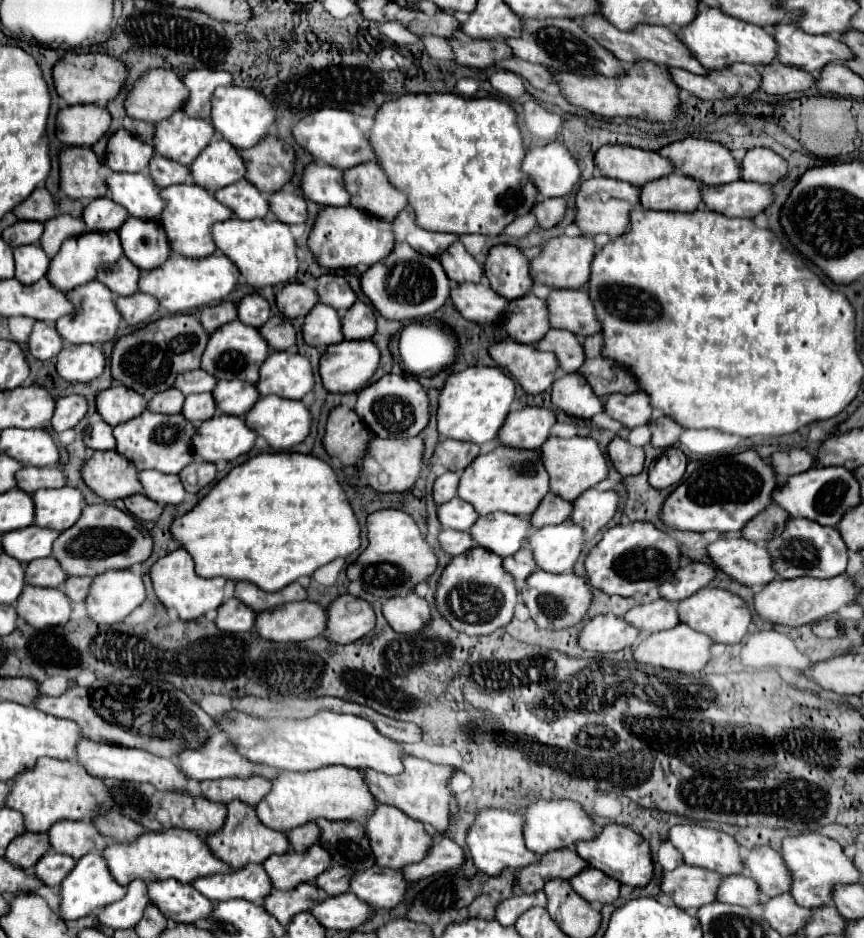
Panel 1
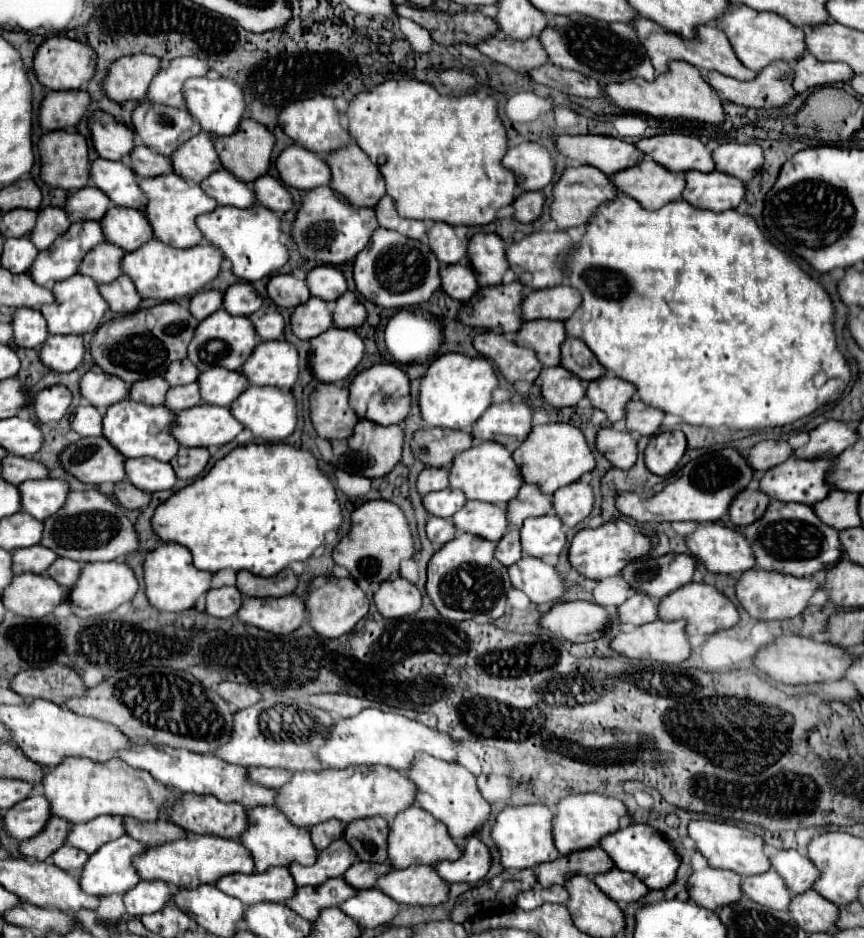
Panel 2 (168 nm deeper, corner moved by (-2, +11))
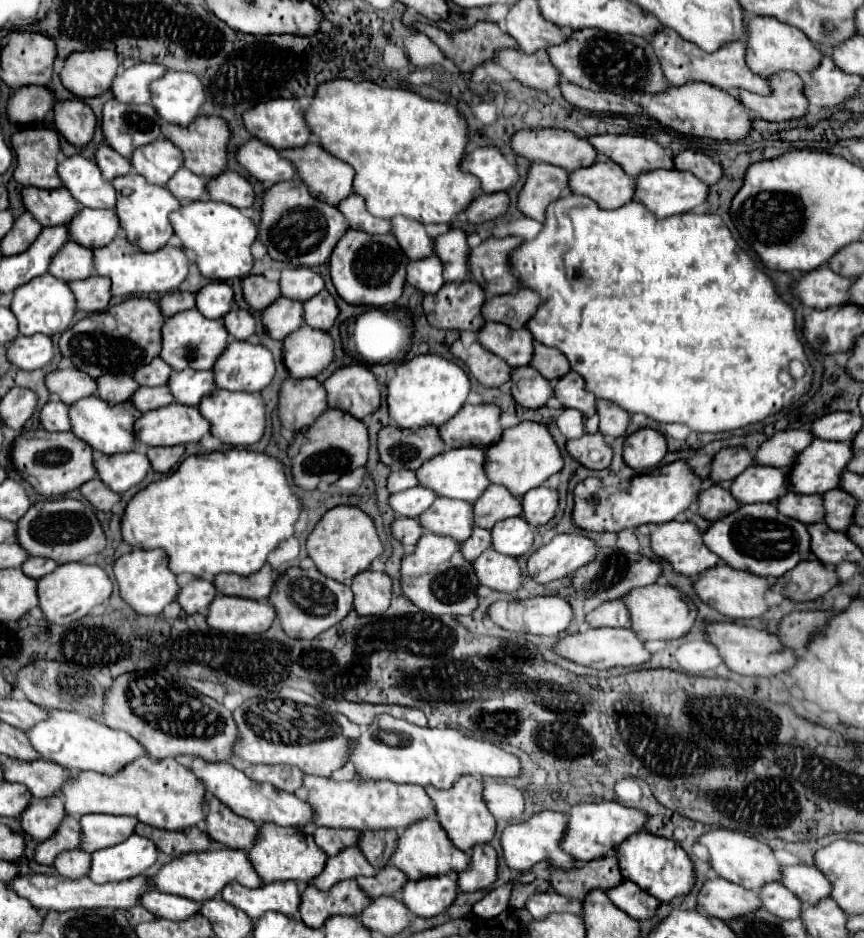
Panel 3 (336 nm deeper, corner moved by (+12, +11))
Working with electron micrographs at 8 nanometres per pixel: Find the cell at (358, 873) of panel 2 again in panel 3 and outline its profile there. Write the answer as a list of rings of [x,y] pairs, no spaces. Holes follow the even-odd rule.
[[[388,865],[376,877],[358,877],[356,881],[368,893],[368,897],[376,899],[382,895],[398,895],[402,885],[408,883],[408,877],[400,869]]]

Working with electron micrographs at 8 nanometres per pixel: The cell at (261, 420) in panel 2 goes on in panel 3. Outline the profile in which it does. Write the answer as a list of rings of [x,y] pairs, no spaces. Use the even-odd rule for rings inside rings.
[[[216,389],[212,391],[212,395],[206,395],[198,403],[198,409],[202,411],[204,419],[212,423],[212,435],[226,445],[246,447],[260,441],[260,437],[264,435],[264,403],[258,393],[232,393]]]

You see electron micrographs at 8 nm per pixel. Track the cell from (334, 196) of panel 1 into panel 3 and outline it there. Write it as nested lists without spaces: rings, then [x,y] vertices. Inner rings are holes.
[[[250,139],[248,143],[242,143],[236,149],[236,161],[240,167],[248,171],[250,177],[258,179],[264,185],[274,185],[296,177],[294,165],[284,157],[280,157],[280,153],[274,147],[258,139]]]

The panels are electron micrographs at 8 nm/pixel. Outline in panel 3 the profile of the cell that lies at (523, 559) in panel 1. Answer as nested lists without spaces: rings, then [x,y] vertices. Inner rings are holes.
[[[476,527],[476,531],[472,531],[472,535],[464,541],[464,547],[460,547],[460,553],[464,559],[474,561],[482,551],[490,549],[490,531]]]

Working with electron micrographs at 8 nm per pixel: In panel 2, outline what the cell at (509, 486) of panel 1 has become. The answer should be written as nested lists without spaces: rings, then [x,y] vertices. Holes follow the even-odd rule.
[[[486,441],[476,443],[472,449],[462,451],[462,455],[454,457],[452,469],[450,469],[450,487],[462,489],[468,499],[476,501],[488,501],[488,503],[508,503],[518,495],[518,489],[522,487],[522,473],[520,467],[512,459],[512,451],[508,451],[504,445]]]

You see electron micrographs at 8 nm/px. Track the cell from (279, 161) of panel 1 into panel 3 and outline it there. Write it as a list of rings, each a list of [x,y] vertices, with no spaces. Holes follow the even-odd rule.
[[[200,115],[200,119],[196,119],[196,123],[192,123],[192,127],[176,127],[176,125],[166,123],[164,137],[170,139],[172,143],[176,143],[176,147],[180,147],[180,151],[184,155],[184,167],[194,171],[196,175],[200,175],[204,179],[212,179],[212,177],[220,175],[222,171],[226,171],[230,131],[228,131],[228,125],[224,119]]]

